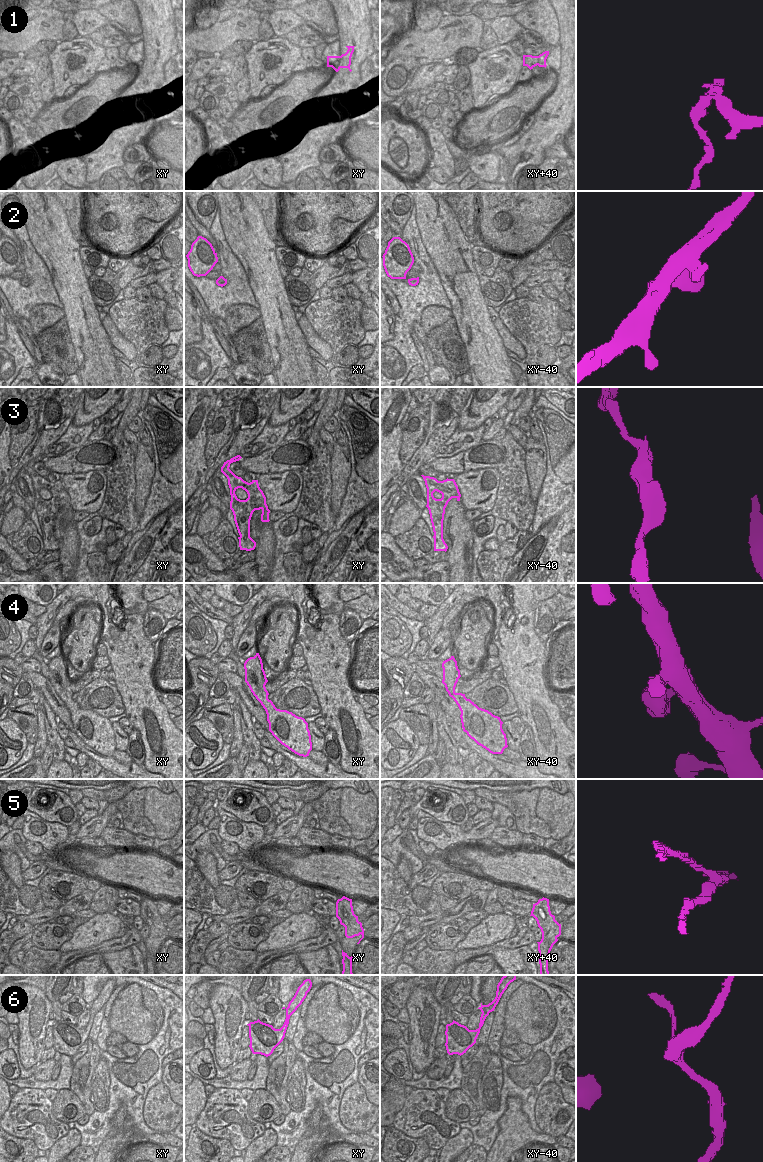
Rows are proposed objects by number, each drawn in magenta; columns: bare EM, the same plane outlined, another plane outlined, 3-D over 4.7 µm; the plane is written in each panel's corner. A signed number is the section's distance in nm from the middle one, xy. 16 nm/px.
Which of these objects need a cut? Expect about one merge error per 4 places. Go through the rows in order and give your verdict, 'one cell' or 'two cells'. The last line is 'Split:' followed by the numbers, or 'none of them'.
1: two cells
2: one cell
3: one cell
4: one cell
5: two cells
6: one cell
Split: 1, 5

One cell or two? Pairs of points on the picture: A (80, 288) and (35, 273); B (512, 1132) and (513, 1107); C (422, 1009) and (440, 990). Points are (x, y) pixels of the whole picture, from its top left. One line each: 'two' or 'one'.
A: two
B: one
C: two

